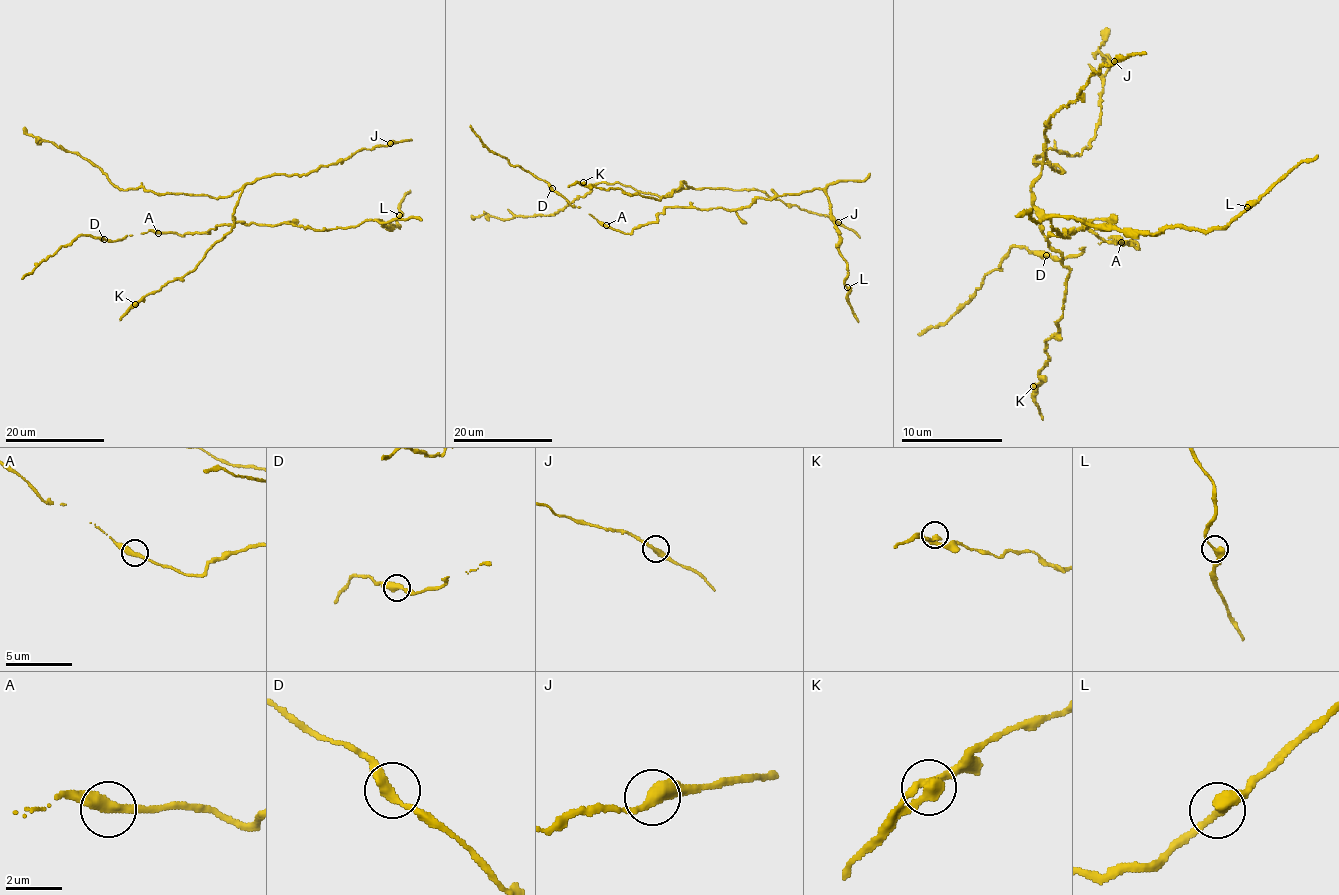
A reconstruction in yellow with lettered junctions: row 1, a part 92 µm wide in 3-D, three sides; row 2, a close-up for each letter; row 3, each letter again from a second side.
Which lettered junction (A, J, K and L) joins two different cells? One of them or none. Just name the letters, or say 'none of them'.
none of them

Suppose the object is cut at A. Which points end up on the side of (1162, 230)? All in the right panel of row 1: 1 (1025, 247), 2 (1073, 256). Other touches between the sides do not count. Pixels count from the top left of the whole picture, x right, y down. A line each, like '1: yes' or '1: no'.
1: no
2: no

